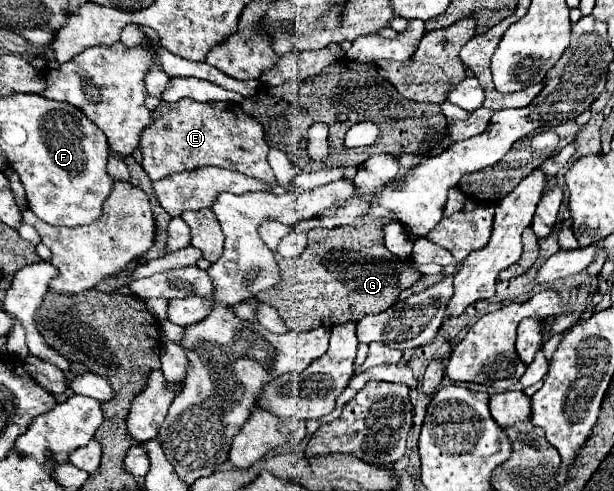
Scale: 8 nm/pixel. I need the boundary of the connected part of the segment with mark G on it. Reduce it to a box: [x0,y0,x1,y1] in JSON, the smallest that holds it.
[257,220,421,330]

